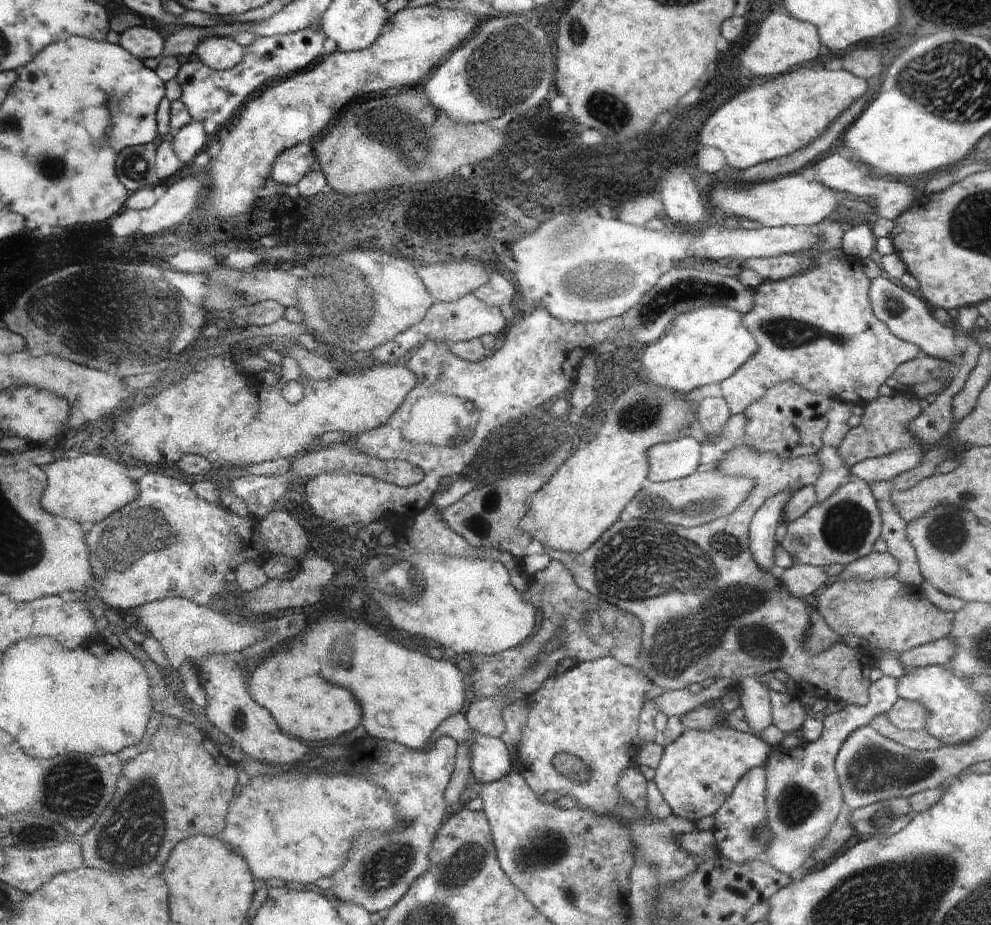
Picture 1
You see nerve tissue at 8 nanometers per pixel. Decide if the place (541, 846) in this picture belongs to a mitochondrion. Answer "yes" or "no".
yes

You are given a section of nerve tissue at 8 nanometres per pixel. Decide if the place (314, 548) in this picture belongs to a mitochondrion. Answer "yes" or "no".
no

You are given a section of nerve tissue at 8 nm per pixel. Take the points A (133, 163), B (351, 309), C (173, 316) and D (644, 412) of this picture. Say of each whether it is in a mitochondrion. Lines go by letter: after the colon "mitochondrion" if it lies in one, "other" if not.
A: mitochondrion
B: mitochondrion
C: mitochondrion
D: mitochondrion

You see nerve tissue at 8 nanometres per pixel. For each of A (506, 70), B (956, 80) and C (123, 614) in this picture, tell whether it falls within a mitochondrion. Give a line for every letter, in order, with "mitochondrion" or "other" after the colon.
A: mitochondrion
B: mitochondrion
C: other

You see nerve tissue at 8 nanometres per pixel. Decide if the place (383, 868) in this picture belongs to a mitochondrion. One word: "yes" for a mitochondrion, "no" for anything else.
yes

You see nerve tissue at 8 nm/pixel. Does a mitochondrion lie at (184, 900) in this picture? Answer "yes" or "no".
no

